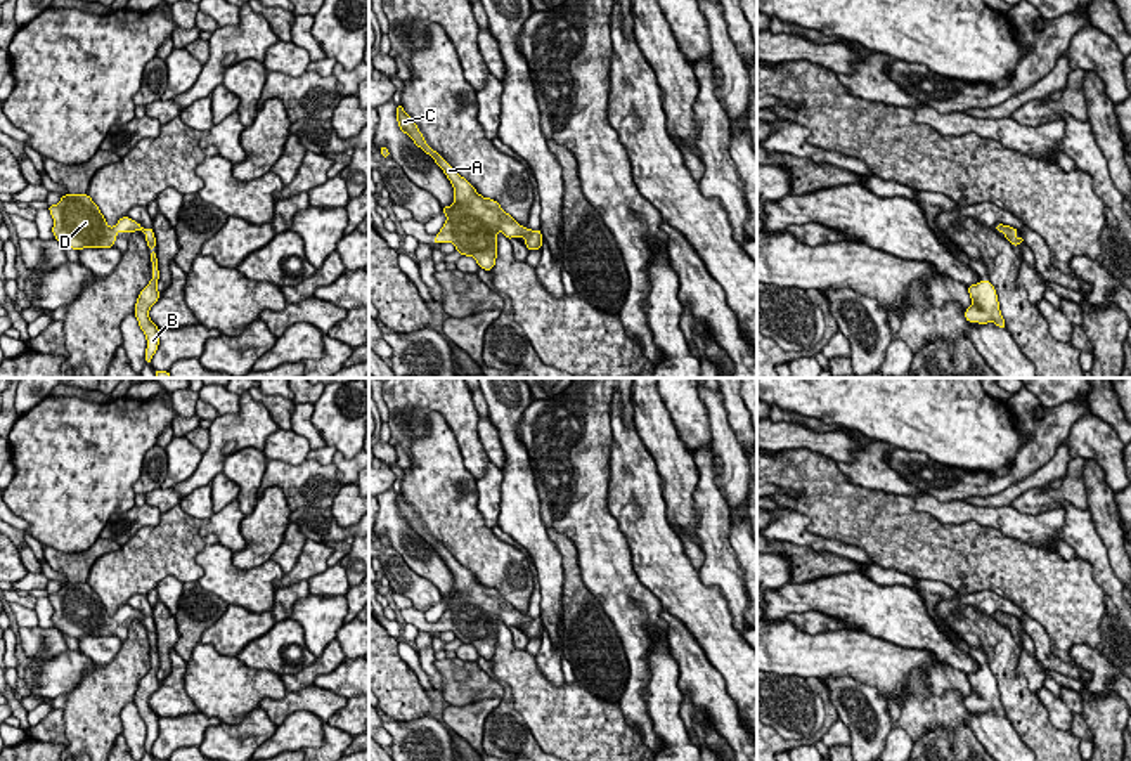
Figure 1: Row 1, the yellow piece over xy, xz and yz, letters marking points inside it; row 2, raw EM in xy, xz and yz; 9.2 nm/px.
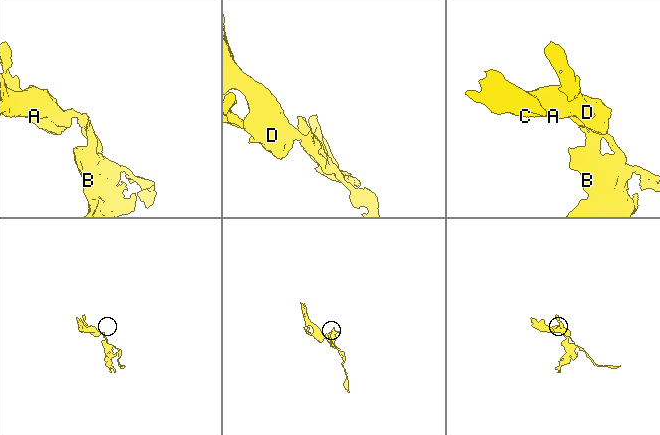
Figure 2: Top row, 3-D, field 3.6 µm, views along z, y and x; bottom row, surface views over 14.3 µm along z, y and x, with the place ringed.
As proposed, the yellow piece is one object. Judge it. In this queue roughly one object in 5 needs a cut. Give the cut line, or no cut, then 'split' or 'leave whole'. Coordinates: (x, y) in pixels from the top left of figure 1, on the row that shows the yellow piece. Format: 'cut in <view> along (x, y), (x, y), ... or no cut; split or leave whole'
no cut; leave whole

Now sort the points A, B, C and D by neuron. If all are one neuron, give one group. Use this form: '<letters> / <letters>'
A B C D

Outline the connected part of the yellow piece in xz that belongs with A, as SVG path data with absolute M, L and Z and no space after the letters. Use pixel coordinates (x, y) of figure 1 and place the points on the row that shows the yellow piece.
M397 104L397 121L398 128L435 159L454 187L454 205L442 208L447 220L435 236L435 244L452 243L461 255L473 257L478 267L485 270L492 270L495 265L499 231L507 239L523 236L528 251L542 248L540 229L532 231L520 225L495 199L478 194L471 182L461 177L447 159L426 144L417 125L404 111L402 104Z

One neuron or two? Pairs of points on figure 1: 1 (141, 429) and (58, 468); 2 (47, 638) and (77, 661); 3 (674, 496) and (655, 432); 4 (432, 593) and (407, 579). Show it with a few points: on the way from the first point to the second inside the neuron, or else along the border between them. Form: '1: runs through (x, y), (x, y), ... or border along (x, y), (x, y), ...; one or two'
1: runs through (120, 432), (92, 455), (78, 460); one
2: border along (68, 649), (47, 659), (30, 659); two
3: runs through (674, 481), (674, 461), (665, 448); one
4: runs through (426, 593), (413, 585); one

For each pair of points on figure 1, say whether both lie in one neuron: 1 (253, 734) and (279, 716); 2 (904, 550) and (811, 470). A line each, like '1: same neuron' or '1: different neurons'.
1: different neurons
2: same neuron

